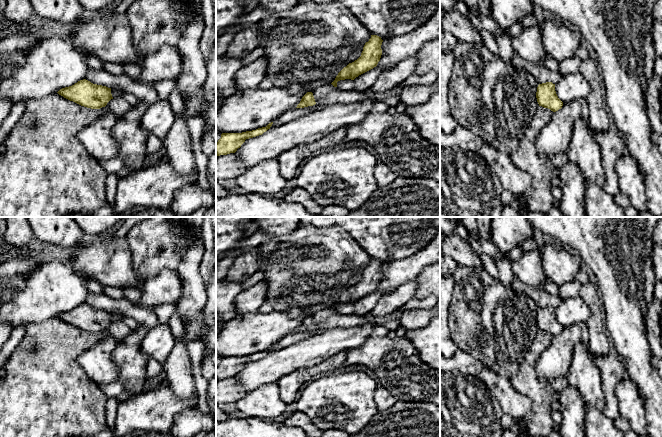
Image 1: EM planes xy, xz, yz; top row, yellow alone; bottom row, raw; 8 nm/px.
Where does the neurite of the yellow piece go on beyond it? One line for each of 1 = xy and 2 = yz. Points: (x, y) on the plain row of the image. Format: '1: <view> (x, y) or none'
1: none
2: none

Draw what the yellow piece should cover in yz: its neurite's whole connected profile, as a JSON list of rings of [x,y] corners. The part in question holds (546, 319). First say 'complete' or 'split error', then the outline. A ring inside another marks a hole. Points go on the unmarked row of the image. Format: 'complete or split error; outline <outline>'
complete; outline [[[546,306],[537,311],[536,322],[539,330],[548,332],[553,336],[562,332],[563,326],[558,322],[555,315],[555,308]]]

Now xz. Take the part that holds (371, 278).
complete; outline [[[371,259],[368,266],[365,267],[361,280],[352,287],[344,291],[331,307],[337,311],[337,306],[340,304],[351,303],[354,304],[359,299],[373,293],[377,290],[382,279],[383,264],[377,259]]]

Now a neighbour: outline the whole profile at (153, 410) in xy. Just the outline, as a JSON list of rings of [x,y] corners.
[[[166,383],[156,384],[119,403],[115,414],[113,432],[115,437],[125,437],[134,432],[168,434],[171,431],[174,419],[180,412],[197,407],[198,395],[179,397]]]

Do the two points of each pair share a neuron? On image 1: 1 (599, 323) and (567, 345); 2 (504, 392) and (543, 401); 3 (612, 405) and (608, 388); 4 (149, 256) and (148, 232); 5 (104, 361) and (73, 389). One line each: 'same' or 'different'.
1: different
2: different
3: same
4: same
5: different

